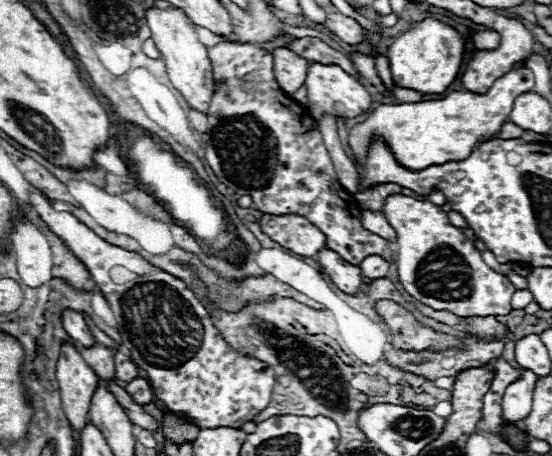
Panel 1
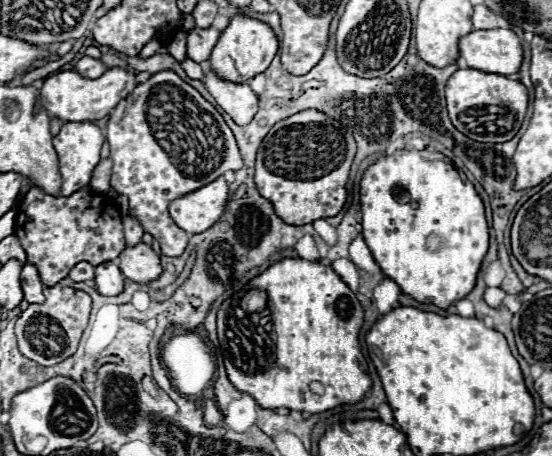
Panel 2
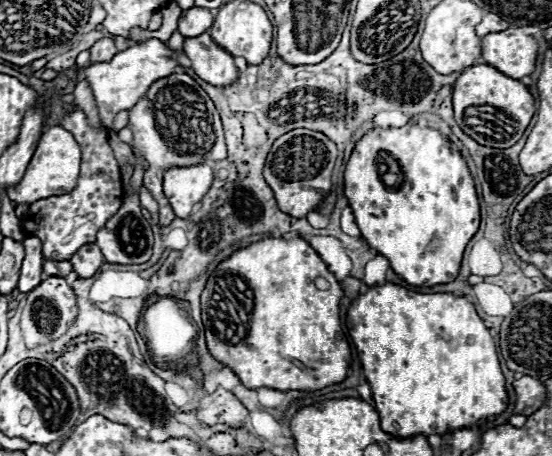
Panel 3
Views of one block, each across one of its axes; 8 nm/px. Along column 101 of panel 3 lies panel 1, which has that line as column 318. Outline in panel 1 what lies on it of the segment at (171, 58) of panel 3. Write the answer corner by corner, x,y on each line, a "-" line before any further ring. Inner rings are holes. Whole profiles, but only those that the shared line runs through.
310,64
308,76
304,80
306,88
308,88
308,114
316,120
320,118
320,114
332,114
332,116
340,116
340,118
356,118
362,112
370,110
372,106
372,98
368,94
368,90
352,76
348,76
340,66
330,66
330,64

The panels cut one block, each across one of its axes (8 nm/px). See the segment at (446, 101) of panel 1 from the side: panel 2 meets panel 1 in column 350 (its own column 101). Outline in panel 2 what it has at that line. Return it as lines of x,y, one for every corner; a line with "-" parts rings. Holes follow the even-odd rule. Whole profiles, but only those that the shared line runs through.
66,122
60,130
58,136
54,136
54,148
58,152
58,164
60,164
60,174
62,174
62,188
60,196
70,196
76,190
84,188
92,180
92,172
100,162
100,150
104,144
104,134
102,128
92,124
92,122

